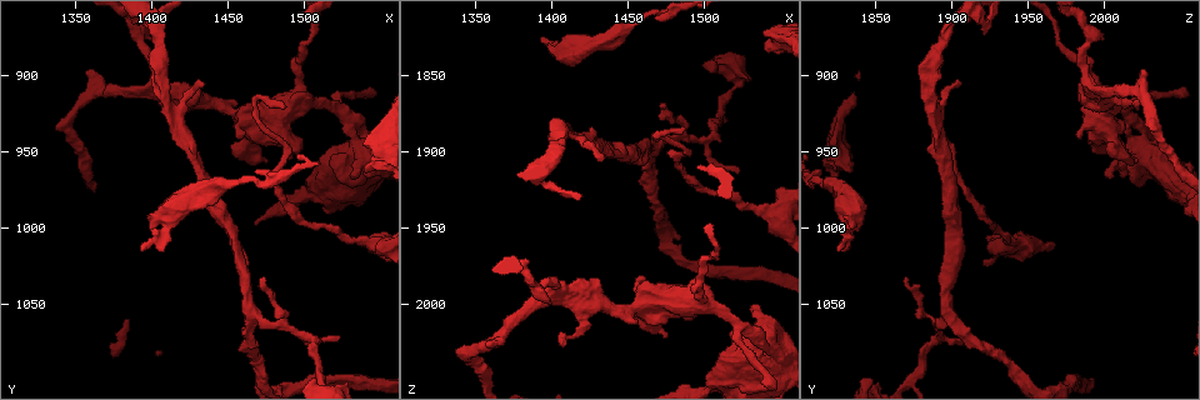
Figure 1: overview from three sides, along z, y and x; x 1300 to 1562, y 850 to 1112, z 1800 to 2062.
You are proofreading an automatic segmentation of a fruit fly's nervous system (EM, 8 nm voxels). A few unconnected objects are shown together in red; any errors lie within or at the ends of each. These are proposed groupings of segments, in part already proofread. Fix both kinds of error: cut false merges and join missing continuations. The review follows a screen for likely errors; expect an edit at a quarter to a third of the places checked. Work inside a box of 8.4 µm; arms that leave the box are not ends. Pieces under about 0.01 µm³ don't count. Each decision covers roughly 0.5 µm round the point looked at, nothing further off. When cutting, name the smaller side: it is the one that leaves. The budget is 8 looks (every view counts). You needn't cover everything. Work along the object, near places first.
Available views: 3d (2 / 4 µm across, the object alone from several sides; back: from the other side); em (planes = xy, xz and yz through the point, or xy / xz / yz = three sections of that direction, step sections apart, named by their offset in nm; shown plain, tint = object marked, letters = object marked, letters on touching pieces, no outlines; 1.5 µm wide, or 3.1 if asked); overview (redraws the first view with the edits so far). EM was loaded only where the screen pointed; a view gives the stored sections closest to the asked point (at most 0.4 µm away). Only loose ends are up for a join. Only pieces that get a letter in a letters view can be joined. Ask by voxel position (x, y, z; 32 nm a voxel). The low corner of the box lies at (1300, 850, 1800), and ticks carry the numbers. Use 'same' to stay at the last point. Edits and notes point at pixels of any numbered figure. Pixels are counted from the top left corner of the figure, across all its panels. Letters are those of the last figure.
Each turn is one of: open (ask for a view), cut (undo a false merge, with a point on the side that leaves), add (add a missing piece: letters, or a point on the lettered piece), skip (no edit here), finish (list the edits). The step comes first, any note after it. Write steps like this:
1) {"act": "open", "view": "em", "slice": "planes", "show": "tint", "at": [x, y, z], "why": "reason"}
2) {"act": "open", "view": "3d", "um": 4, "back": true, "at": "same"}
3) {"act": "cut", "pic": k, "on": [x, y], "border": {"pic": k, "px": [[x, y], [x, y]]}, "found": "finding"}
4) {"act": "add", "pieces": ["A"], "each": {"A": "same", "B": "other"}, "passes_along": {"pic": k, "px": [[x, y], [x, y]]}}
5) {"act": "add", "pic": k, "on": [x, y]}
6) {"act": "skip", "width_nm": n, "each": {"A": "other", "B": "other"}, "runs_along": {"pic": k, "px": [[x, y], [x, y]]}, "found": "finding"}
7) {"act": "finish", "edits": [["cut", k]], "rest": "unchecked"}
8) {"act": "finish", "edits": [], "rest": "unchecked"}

{"act": "open", "view": "3d", "um": 4, "at": [1506, 1098, 1844], "why": "an open end"}

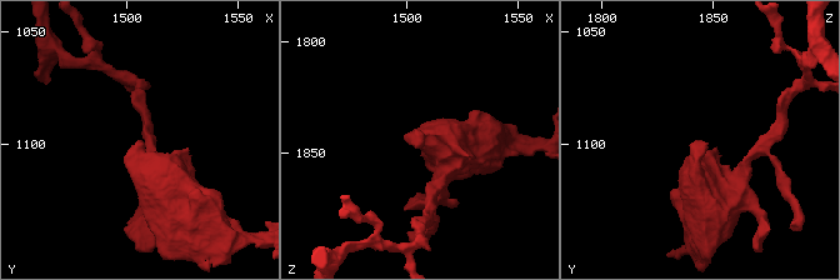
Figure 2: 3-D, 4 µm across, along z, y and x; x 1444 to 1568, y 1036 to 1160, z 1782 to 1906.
{"act": "open", "view": "em", "slice": "yz", "step": 8, "show": "tint", "at": [1506, 1099, 1846]}

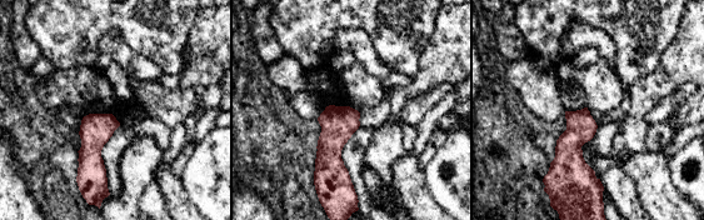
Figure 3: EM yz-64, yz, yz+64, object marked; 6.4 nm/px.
{"act": "open", "view": "em", "slice": "planes", "show": "letters", "at": "same", "why": "cut it another way"}

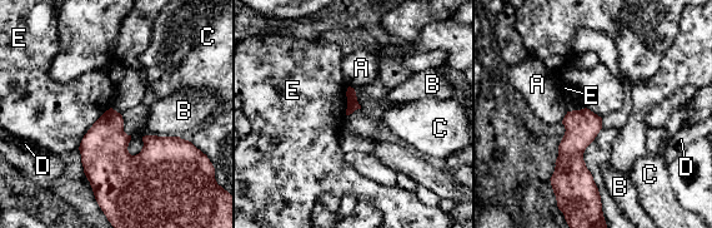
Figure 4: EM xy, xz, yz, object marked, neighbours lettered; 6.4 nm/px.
{"act": "skip", "each": {"A": "other", "B": "other", "C": "other", "D": "other", "E": "other"}, "border": {"pic": 4, "px": [[110, 107], [93, 124], [78, 147]]}, "found": "no lettered piece goes on from it"}

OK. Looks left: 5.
{"act": "open", "view": "3d", "um": 4, "at": [1392, 1016, 1824], "why": "branch stops here"}

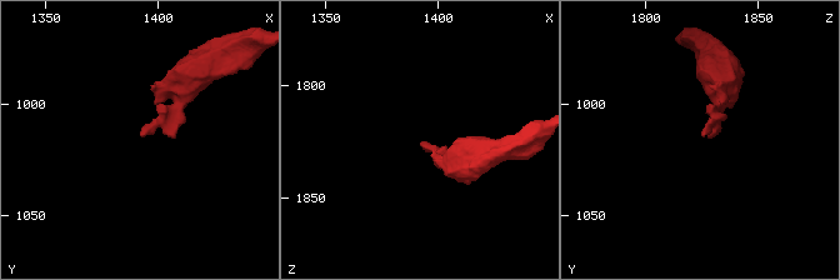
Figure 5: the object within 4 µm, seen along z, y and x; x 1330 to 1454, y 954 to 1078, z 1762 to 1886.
{"act": "open", "view": "em", "slice": "planes", "show": "letters", "at": [1392, 1013, 1824]}

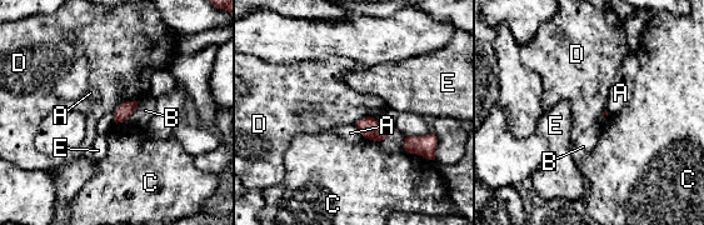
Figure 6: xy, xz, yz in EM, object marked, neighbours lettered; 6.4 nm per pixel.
{"act": "skip", "each": {"A": "other", "B": "other", "C": "other", "D": "other", "E": "other"}, "border": {"pic": 6, "px": [[139, 100], [125, 100], [113, 113]]}, "found": "none of them fits"}

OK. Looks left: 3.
{"act": "open", "view": "em", "slice": "planes", "show": "letters", "at": [1472, 1032, 1868], "why": "tapers out"}

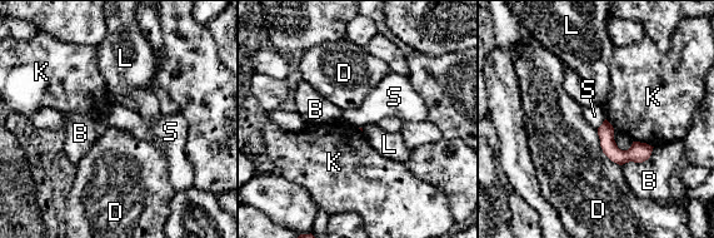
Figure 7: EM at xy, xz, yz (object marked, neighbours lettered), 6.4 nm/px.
{"act": "skip", "each": {"B": "other", "D": "other", "K": "other", "L": "other", "S": "other"}, "found": "no lettered piece goes on from it"}

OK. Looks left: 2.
{"act": "open", "view": "em", "slice": "planes", "show": "letters", "at": [1434, 906, 1906], "why": "an open end"}

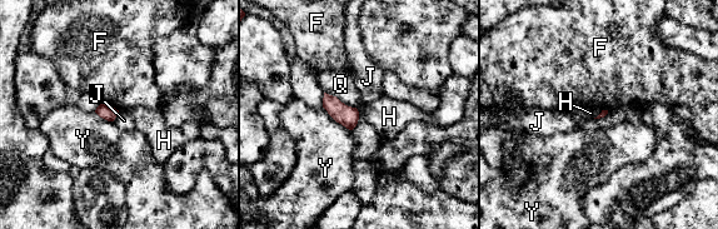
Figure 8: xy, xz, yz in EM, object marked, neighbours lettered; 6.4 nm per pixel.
{"act": "skip", "each": {"F": "other", "H": "other", "J": "other", "Q": "other", "Y": "other"}, "border": {"pic": 8, "px": [[358, 109], [358, 123], [352, 130]]}, "found": "no lettered piece goes on from it"}

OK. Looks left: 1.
{"act": "finish", "edits": [], "rest": "unchecked"}

